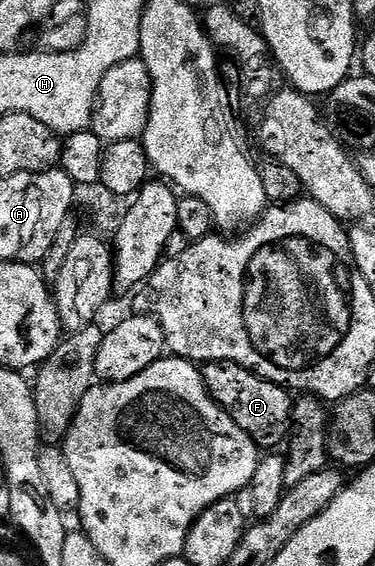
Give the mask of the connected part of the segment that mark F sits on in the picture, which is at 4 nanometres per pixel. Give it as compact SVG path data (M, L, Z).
M237 364L211 365L210 395L229 416L249 436L258 442L261 449L272 448L289 435L292 422L293 397L287 387L272 384L248 369Z

